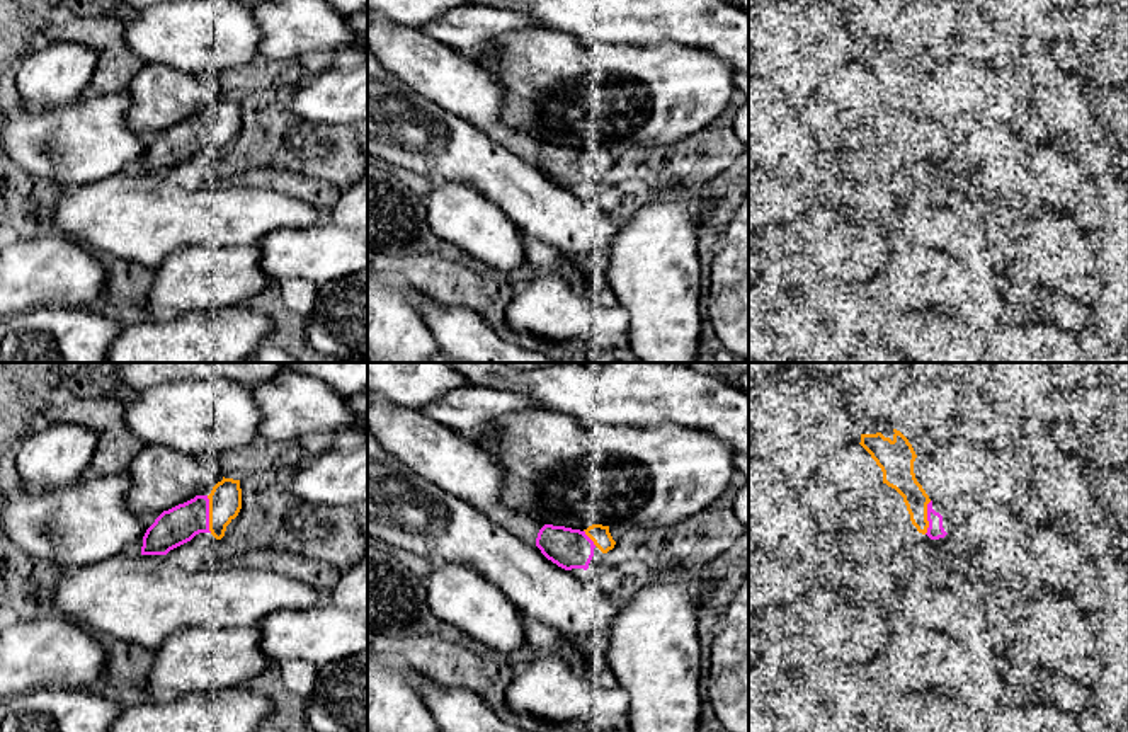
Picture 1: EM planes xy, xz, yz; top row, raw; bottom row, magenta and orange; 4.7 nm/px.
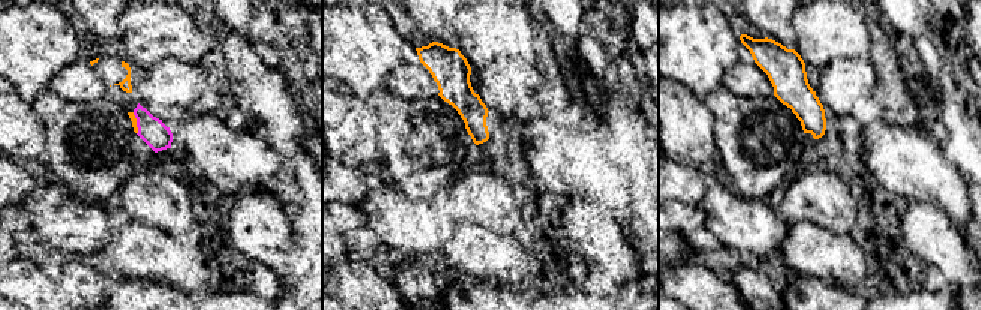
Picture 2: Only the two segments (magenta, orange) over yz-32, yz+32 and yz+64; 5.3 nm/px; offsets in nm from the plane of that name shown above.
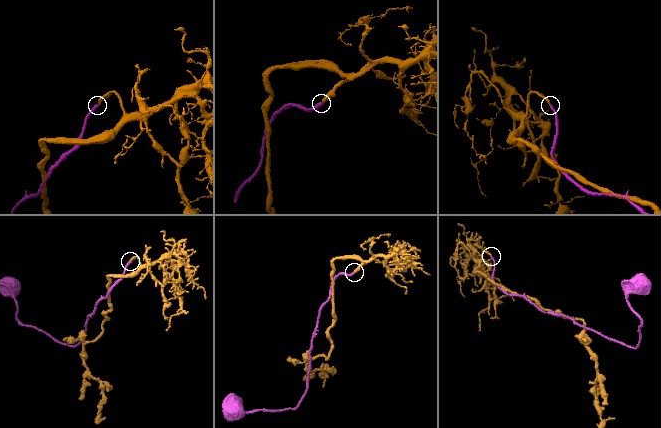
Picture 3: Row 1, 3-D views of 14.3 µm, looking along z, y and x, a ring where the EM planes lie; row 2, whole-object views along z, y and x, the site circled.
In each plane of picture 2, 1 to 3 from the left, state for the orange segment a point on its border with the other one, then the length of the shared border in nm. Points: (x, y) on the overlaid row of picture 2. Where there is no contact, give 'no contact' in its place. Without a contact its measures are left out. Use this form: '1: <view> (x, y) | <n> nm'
1: yz-32 (137, 123) | 120 nm
2: no contact
3: no contact

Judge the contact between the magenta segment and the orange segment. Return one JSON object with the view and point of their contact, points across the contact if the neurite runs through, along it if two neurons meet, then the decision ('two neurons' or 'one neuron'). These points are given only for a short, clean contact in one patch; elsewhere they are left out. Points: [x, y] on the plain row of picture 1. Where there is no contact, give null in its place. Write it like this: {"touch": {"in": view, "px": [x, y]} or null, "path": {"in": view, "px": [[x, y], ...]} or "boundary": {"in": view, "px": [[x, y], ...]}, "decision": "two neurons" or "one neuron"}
{"touch": {"in": "xy", "px": [208, 133]}, "decision": "one neuron"}

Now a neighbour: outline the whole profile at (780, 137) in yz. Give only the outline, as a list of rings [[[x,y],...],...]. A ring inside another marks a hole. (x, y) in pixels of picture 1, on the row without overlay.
[[[749,80],[749,165],[795,180],[817,169],[812,126],[766,80]]]

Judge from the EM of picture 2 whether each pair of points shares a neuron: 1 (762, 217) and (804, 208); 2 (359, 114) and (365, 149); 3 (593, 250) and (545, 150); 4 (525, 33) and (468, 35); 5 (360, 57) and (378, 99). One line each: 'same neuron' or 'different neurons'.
1: different neurons
2: same neuron
3: different neurons
4: same neuron
5: different neurons

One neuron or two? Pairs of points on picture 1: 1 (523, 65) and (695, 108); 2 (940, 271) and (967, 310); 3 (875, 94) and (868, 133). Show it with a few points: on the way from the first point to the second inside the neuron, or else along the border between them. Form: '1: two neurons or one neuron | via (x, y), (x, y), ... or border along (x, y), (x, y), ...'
1: one neuron | via (565, 70), (635, 74), (652, 85)
2: one neuron | via (938, 281), (957, 300)
3: two neurons | border along (834, 101), (843, 106), (873, 106), (882, 102)

